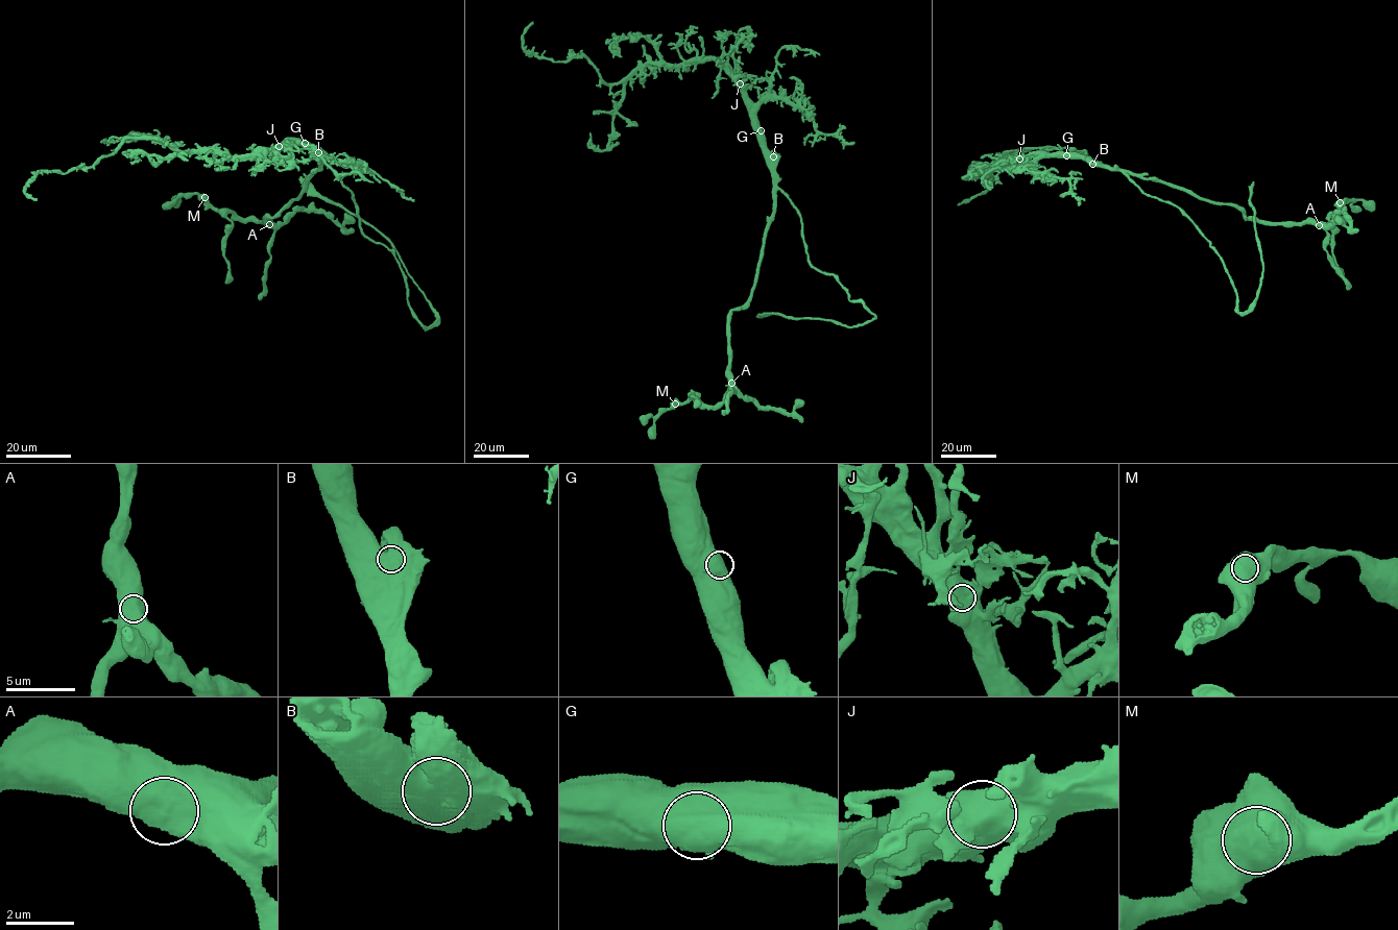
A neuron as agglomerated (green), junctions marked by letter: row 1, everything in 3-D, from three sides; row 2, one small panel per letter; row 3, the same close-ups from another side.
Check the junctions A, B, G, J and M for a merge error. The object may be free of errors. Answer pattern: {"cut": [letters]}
{"cut": []}

